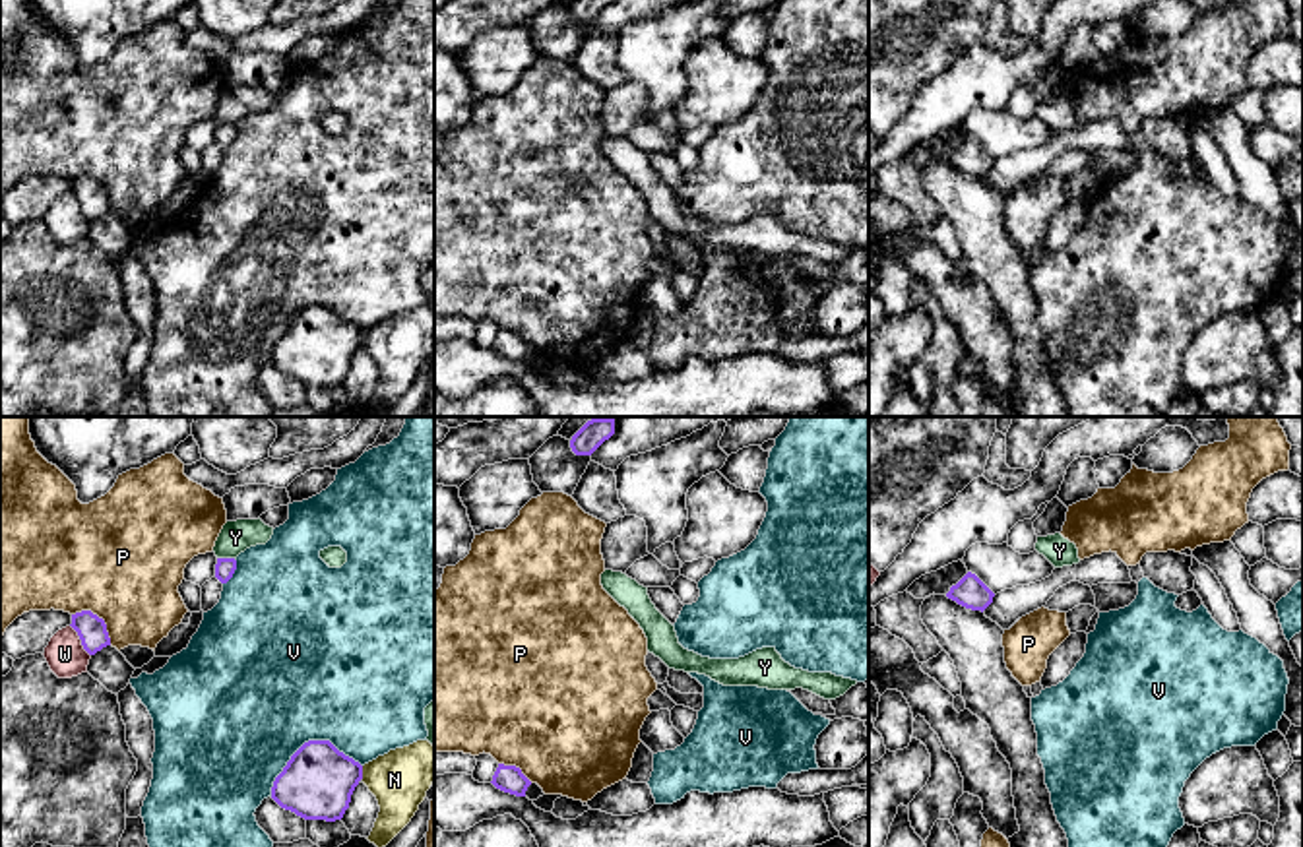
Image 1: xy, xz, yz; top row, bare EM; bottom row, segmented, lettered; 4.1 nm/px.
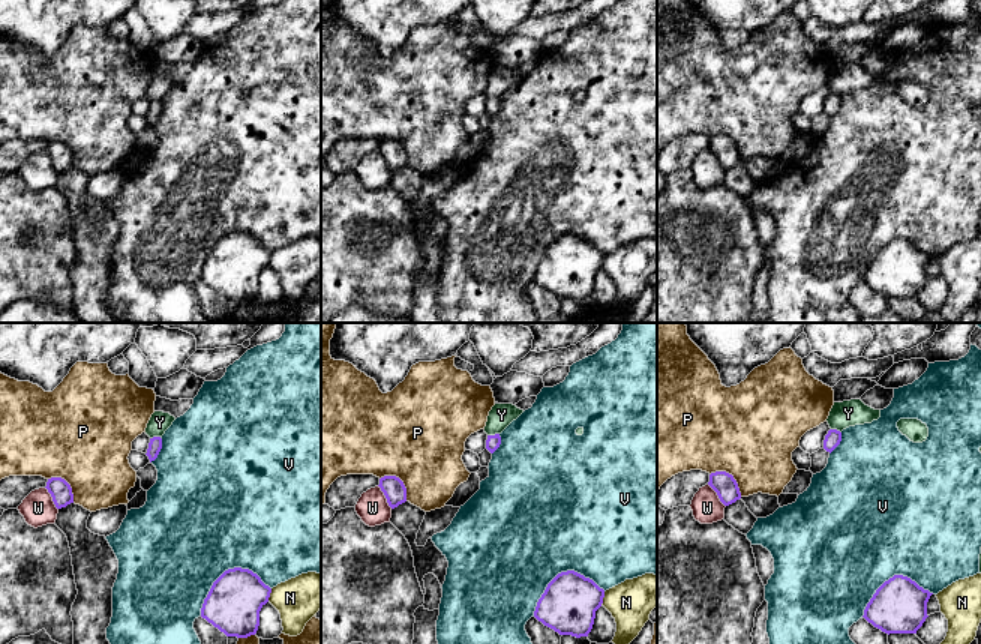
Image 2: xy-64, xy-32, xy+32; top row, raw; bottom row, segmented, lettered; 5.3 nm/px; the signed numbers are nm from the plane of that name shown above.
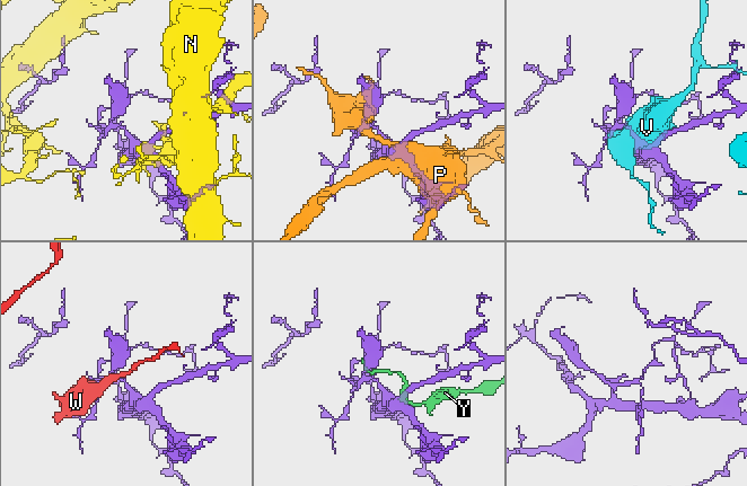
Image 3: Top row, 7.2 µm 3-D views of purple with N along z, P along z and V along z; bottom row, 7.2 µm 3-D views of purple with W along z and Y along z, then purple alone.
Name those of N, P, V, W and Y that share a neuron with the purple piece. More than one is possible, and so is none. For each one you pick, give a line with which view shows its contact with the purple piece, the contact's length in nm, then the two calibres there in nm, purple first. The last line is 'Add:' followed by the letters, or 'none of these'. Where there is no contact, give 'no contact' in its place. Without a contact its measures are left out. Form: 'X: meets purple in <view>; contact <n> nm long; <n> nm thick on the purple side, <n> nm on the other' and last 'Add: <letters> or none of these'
Add: none of these

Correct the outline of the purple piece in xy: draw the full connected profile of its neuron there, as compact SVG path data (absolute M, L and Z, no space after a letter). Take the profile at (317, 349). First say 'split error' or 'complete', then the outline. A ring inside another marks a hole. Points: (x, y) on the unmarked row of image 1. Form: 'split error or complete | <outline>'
complete | M330 306L304 308L275 343L271 364L304 386L341 386L363 331Z

